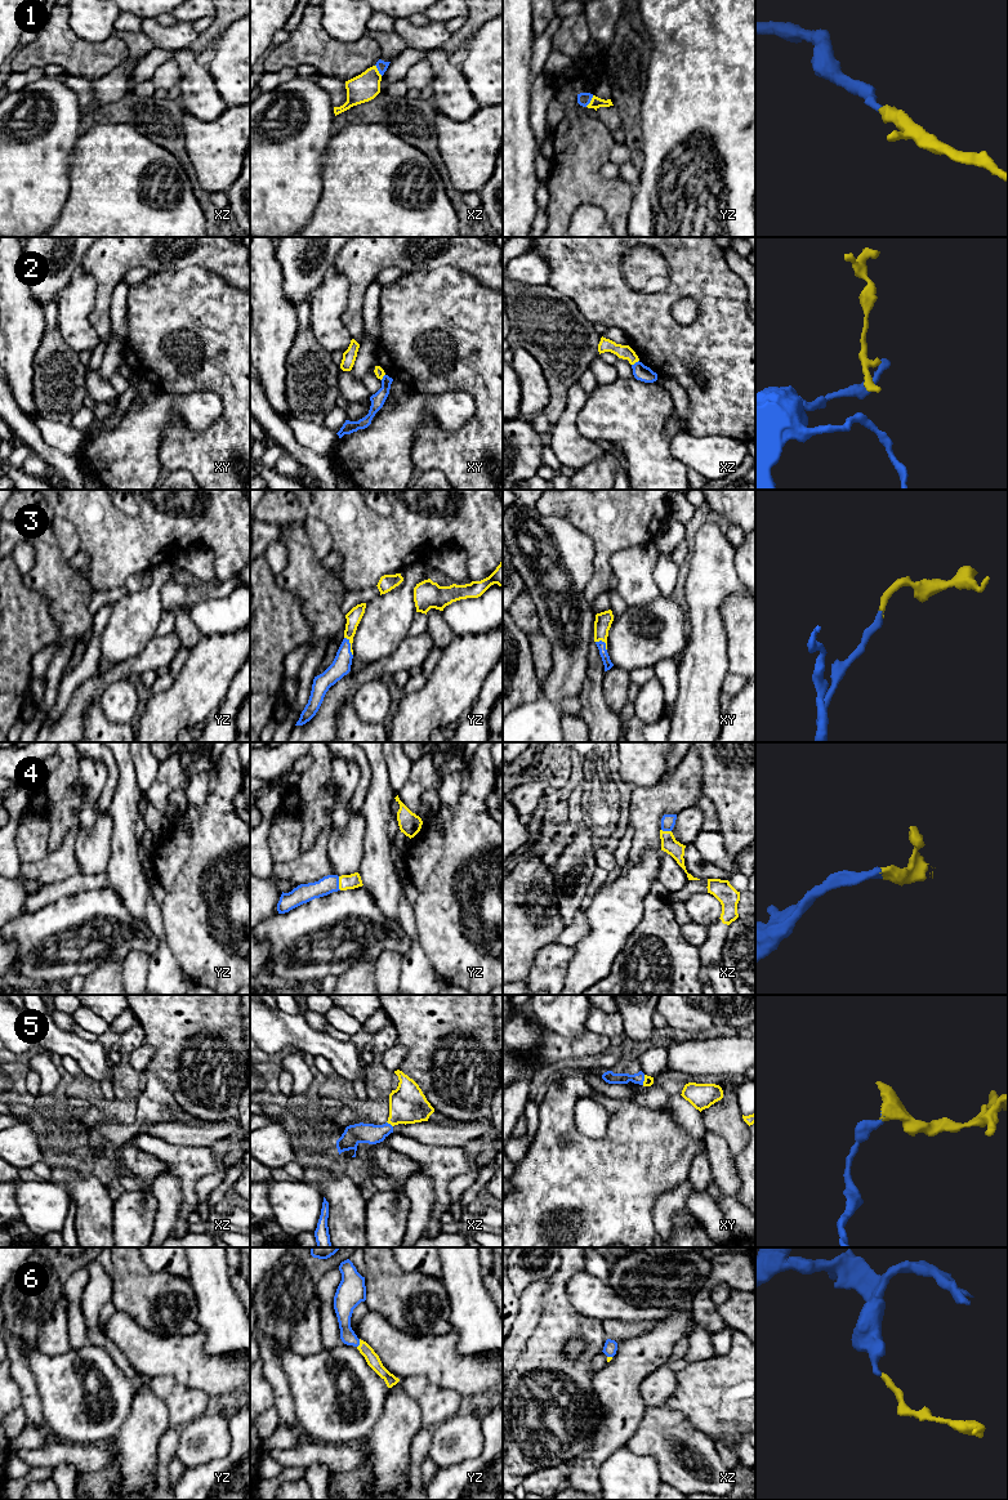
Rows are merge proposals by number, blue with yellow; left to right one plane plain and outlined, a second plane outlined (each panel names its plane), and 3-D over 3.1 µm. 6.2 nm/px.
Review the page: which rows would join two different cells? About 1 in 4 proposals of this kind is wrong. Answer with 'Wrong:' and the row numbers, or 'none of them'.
Wrong: 2

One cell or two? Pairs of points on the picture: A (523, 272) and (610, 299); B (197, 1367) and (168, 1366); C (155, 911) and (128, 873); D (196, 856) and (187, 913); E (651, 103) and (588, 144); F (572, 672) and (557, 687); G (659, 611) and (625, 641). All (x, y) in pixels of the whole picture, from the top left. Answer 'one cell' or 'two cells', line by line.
A: two cells
B: one cell
C: two cells
D: one cell
E: two cells
F: one cell
G: one cell

